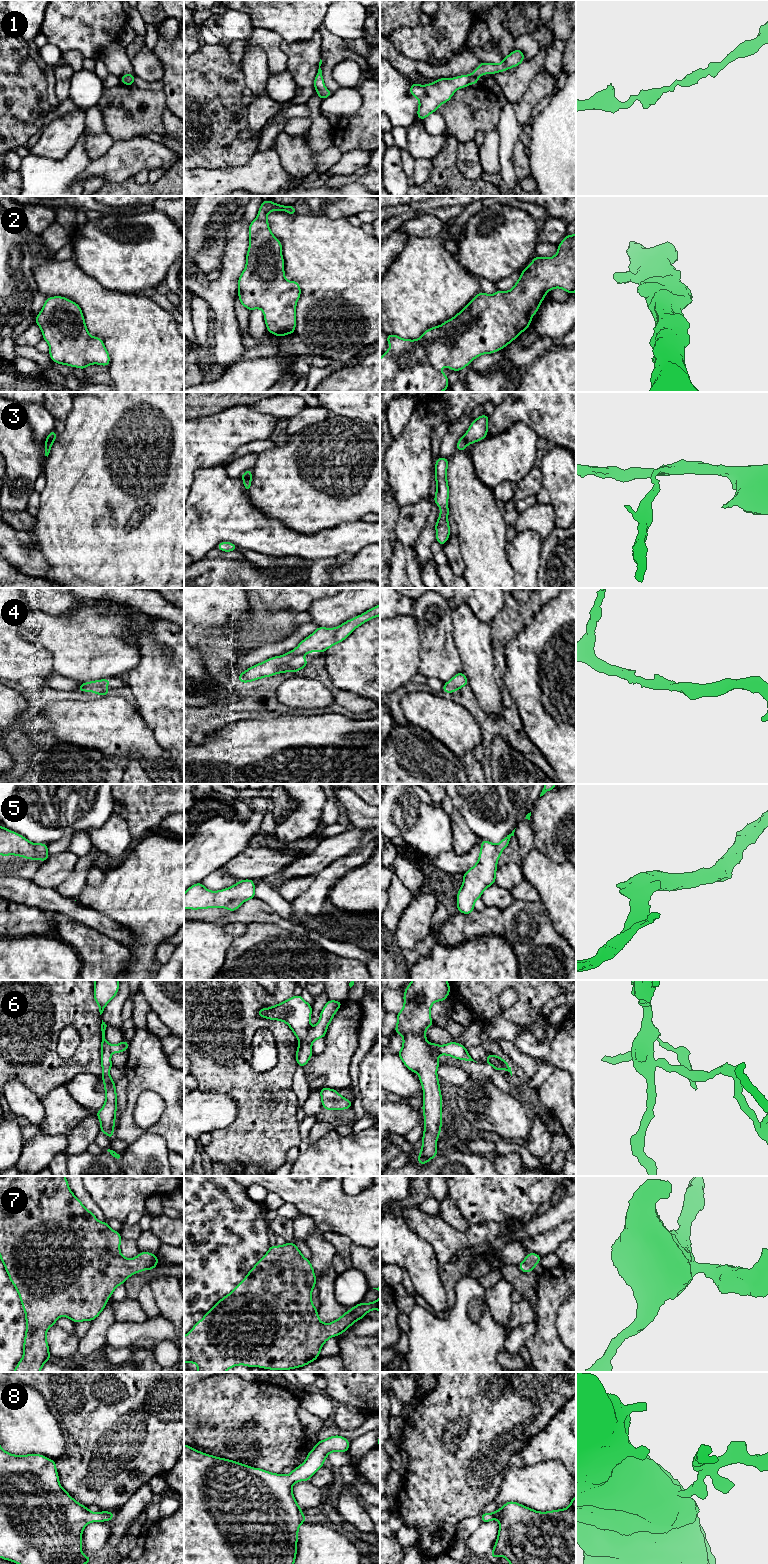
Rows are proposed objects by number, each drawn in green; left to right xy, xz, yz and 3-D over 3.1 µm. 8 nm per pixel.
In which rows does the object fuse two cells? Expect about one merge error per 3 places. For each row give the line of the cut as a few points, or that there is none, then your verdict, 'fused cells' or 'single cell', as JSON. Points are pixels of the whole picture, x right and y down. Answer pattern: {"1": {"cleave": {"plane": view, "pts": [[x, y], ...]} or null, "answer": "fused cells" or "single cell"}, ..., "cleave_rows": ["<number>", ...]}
{"1": {"cleave": null, "answer": "single cell"}, "2": {"cleave": null, "answer": "single cell"}, "3": {"cleave": {"plane": "xy", "pts": [[46, 439], [53, 441]]}, "answer": "fused cells"}, "4": {"cleave": null, "answer": "single cell"}, "5": {"cleave": null, "answer": "single cell"}, "6": {"cleave": {"plane": "xz", "pts": [[309, 1028], [306, 1036], [299, 1041]]}, "answer": "fused cells"}, "7": {"cleave": null, "answer": "single cell"}, "8": {"cleave": null, "answer": "single cell"}, "cleave_rows": ["3", "6"]}

